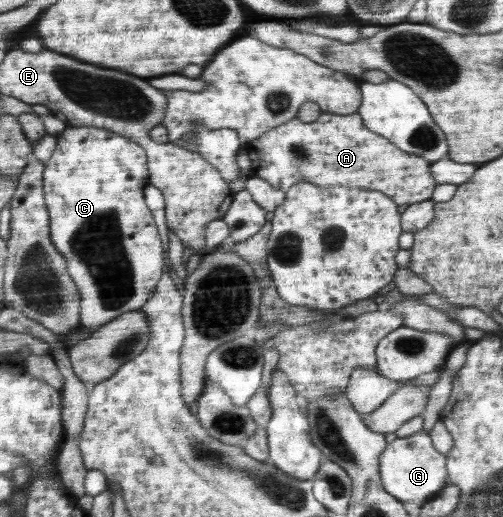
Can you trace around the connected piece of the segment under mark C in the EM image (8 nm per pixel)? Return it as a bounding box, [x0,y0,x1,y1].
[44,126,164,331]

